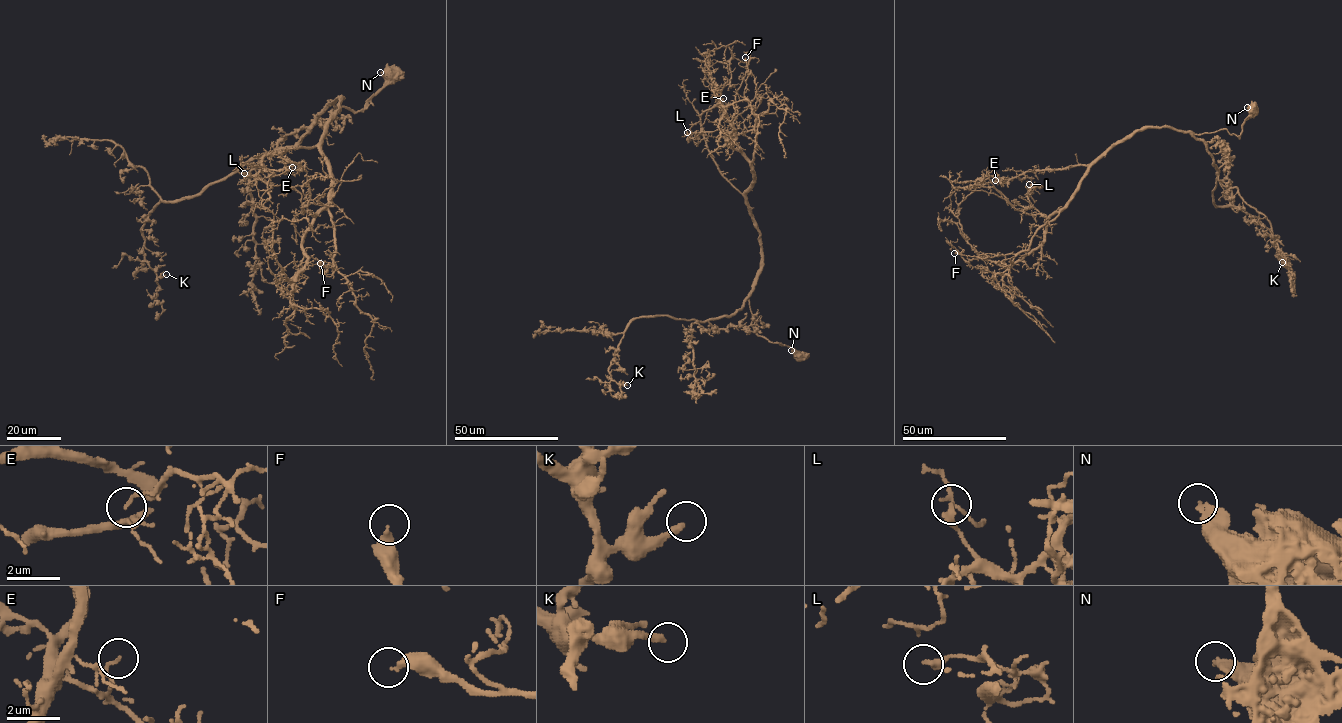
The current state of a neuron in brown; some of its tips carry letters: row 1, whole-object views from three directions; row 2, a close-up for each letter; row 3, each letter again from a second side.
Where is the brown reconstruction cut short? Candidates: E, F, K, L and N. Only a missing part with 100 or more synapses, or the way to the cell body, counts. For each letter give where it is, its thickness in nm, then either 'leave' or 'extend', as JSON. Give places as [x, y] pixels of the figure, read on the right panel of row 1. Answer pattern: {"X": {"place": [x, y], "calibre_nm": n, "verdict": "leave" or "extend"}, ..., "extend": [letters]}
{"E": {"place": [995, 180], "calibre_nm": 120, "verdict": "leave"}, "F": {"place": [954, 253], "calibre_nm": 360, "verdict": "leave"}, "K": {"place": [1282, 262], "calibre_nm": 260, "verdict": "leave"}, "L": {"place": [1029, 184], "calibre_nm": 200, "verdict": "leave"}, "N": {"place": [1247, 107], "calibre_nm": 360, "verdict": "leave"}, "extend": []}

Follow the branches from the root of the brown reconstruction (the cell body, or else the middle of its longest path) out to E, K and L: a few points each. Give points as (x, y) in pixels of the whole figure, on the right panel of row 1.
E: (1254, 109), (1239, 137), (1226, 129), (1193, 134), (1142, 127), (1090, 163), (995, 180)
K: (1254, 109), (1239, 137), (1226, 129), (1193, 135), (1218, 169), (1213, 203), (1254, 216), (1270, 232), (1282, 262)
L: (1254, 109), (1239, 137), (1226, 129), (1134, 130), (1049, 216), (1028, 199), (1035, 186), (1029, 184)

